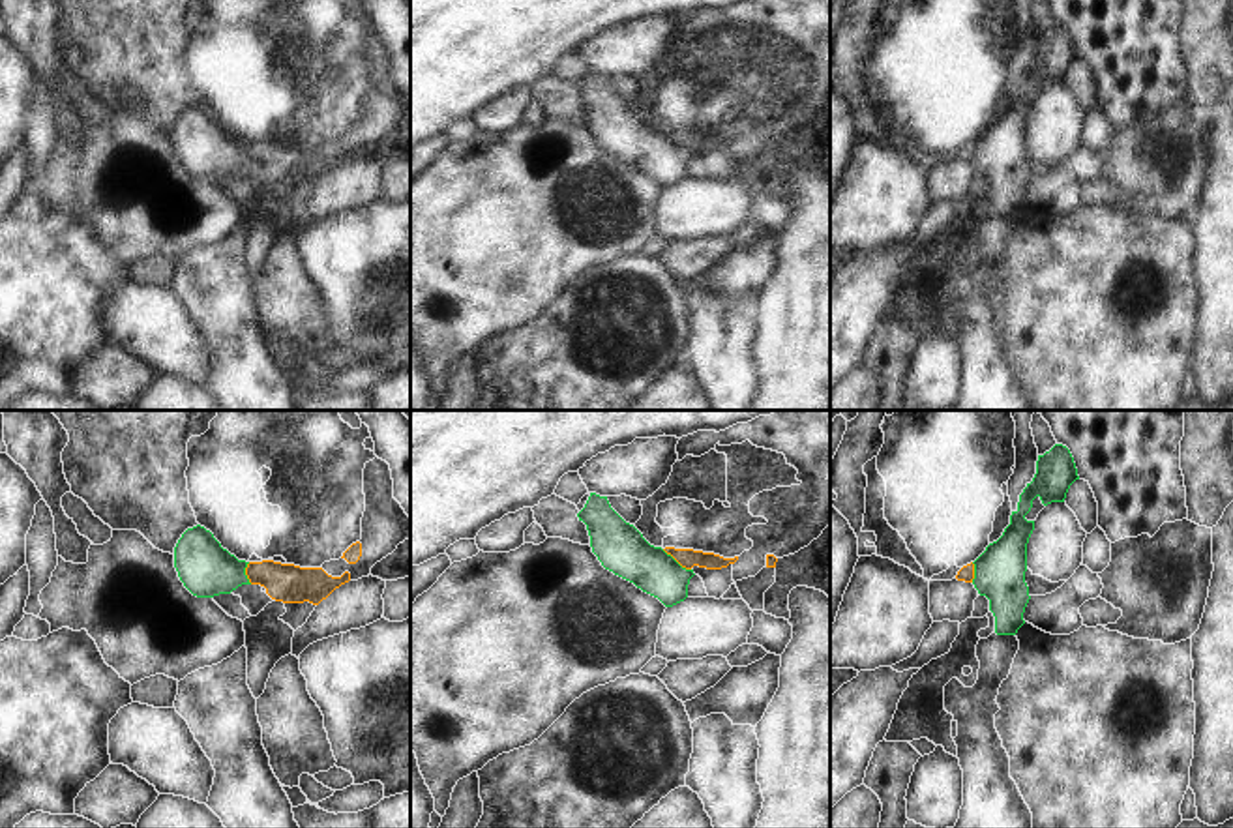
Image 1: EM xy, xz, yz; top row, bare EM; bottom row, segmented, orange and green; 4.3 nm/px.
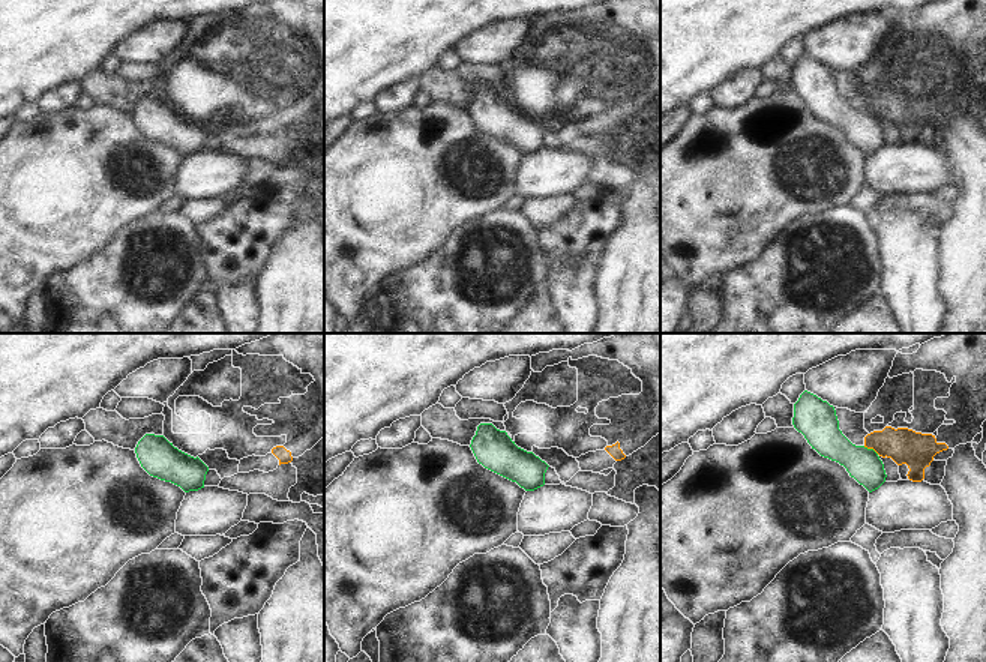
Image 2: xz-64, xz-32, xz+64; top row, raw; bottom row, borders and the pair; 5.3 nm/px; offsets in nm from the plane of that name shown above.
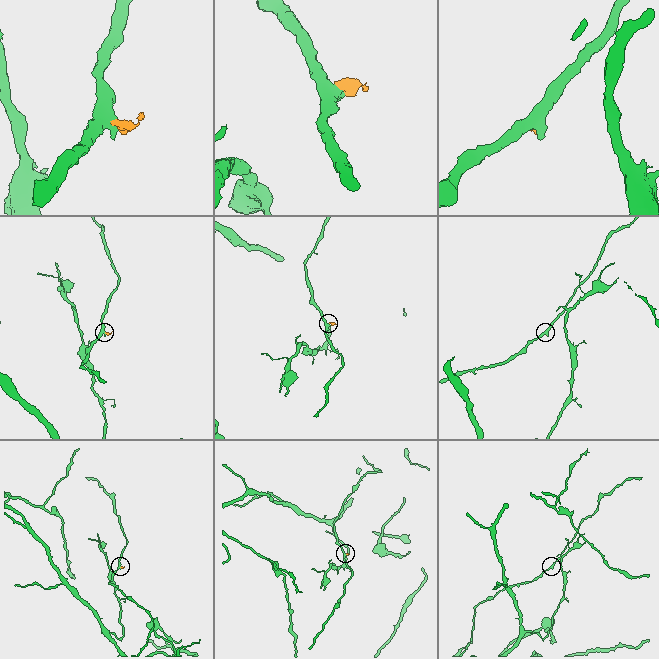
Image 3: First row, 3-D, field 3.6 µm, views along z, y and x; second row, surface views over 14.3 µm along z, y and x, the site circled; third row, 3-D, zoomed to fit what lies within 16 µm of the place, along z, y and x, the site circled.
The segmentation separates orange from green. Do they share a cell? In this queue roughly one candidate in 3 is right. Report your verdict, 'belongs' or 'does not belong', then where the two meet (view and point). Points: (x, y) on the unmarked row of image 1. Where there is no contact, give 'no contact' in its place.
does not belong; contact xz (677, 141)

